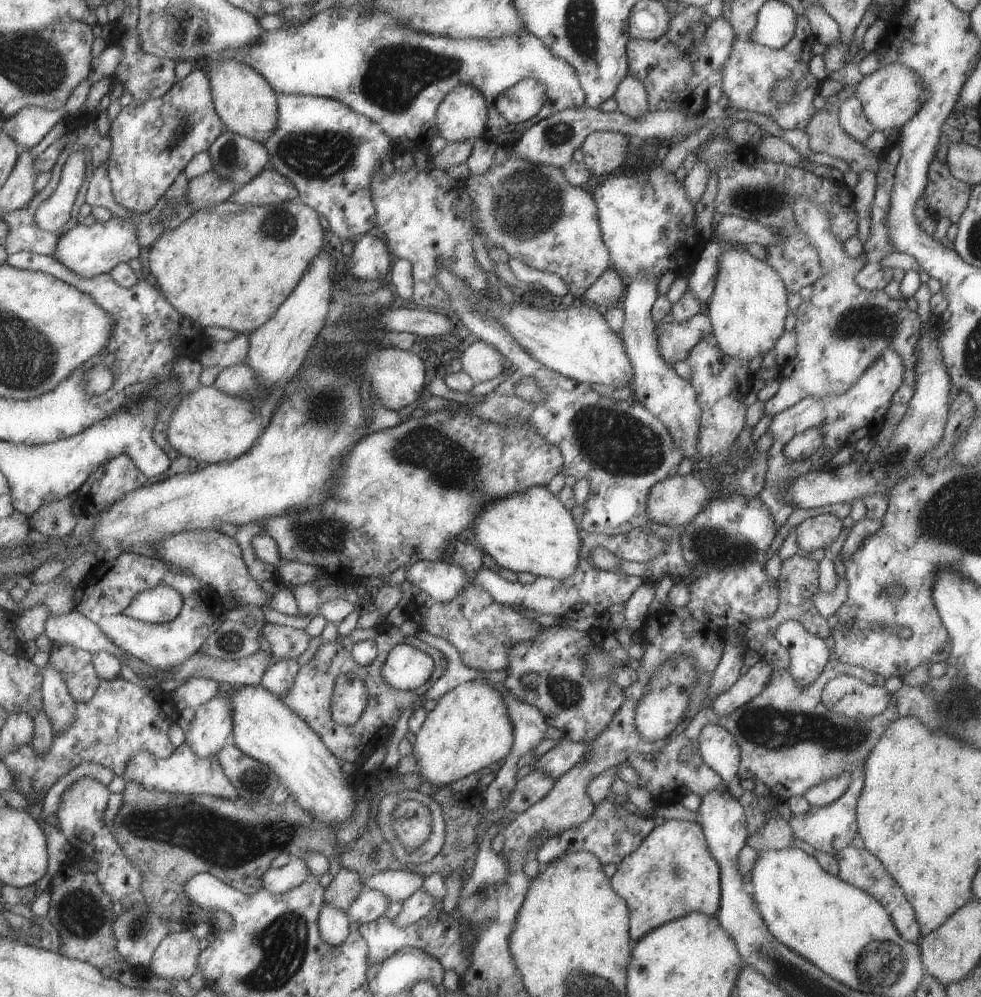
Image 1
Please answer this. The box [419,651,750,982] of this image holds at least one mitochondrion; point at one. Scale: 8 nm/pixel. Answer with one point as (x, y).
(567, 694)

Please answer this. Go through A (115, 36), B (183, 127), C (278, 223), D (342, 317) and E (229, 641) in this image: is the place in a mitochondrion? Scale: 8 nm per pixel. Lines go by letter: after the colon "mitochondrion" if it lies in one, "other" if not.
A: other
B: mitochondrion
C: mitochondrion
D: other
E: mitochondrion

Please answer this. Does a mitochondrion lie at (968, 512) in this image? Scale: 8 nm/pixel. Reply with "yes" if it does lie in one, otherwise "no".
yes

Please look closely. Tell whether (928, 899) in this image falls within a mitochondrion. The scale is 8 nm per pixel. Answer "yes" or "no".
no

